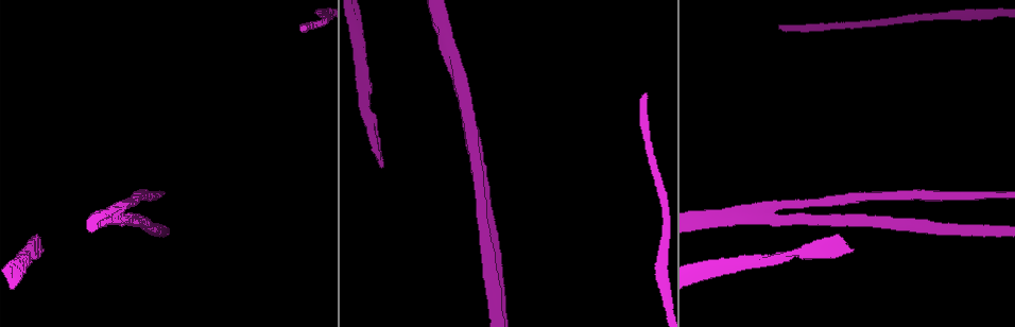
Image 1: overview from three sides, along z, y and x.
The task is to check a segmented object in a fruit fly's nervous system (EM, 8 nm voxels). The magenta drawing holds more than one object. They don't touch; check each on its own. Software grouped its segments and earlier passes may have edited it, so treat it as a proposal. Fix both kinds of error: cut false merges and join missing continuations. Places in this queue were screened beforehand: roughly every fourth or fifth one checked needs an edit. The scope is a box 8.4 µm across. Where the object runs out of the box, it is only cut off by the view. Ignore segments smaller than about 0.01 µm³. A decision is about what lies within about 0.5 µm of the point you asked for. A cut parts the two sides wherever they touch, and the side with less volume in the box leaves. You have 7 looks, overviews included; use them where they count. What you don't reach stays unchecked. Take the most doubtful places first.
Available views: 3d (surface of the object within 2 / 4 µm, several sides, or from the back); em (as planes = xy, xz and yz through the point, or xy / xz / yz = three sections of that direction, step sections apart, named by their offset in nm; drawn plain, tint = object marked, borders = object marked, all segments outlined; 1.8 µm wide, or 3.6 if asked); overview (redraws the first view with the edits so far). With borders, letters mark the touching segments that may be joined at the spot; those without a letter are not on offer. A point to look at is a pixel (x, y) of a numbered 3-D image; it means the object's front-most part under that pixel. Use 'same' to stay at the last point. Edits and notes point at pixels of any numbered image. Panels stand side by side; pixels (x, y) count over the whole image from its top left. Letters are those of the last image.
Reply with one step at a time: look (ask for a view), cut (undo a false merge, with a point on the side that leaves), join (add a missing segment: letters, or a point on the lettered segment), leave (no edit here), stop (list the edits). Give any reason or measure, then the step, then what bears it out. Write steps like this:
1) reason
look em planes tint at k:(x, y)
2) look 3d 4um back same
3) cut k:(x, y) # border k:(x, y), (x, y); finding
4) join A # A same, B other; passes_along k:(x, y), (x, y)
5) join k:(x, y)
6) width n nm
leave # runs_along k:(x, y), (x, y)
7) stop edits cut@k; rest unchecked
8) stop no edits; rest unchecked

branch stops here
look 3d 2um at 1:(306, 25)

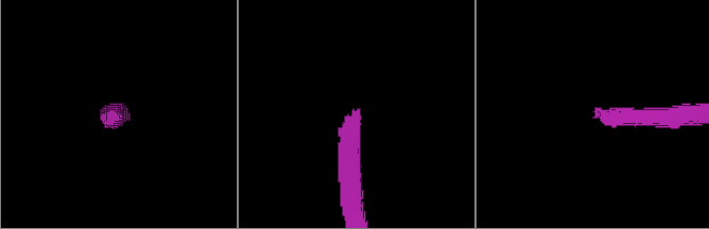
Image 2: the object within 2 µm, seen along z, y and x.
look em yz step 16 tint at 2:(355, 112)

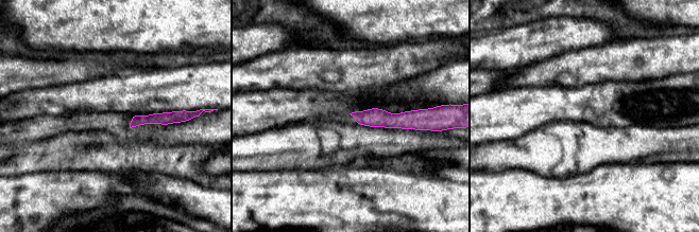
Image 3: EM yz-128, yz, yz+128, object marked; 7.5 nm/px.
look em planes borders same

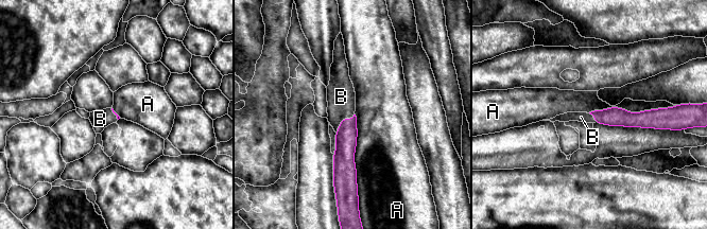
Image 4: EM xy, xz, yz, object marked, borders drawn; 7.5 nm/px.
longest_contact A 600 nm
join B # A other, B same; the neuron continues

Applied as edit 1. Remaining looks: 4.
free end
look 3d 2um at 1:(18, 281)

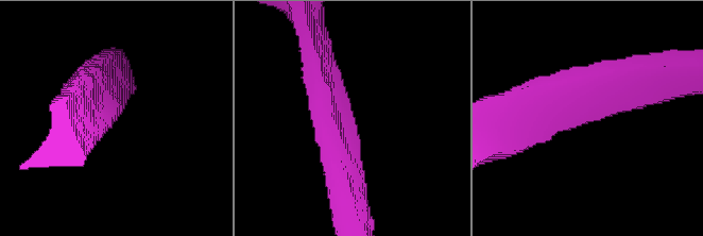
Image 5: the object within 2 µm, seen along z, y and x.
look em yz step 4 borders at 5:(598, 118)

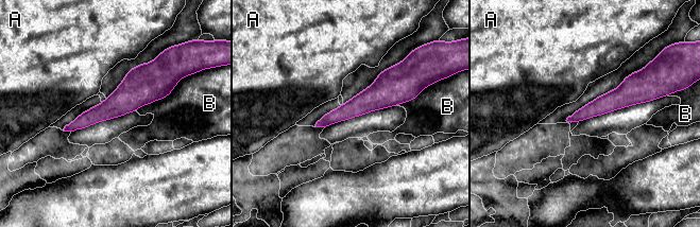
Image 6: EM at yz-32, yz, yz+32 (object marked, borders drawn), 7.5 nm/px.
leave # A other, B other; none of them fits

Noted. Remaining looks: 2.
look em xy step 4 tint at 1:(838, 235)

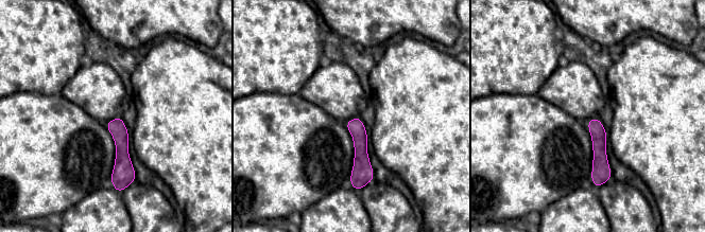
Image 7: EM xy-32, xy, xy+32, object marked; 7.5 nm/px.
look em xz step 16 borders same

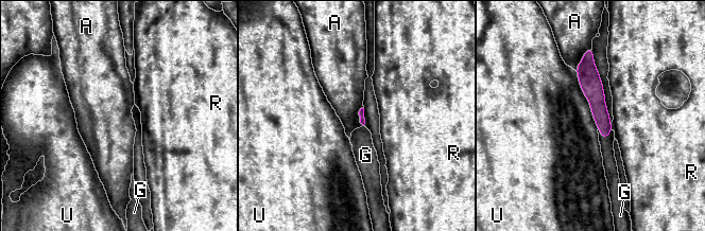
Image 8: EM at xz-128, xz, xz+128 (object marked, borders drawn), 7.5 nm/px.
join G # A other, G same, R other, U other; passes_along 8:(599, 108), (605, 138), (609, 163); the neuron continues

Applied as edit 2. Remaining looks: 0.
stop edits join@4, join@8; rest unchecked

